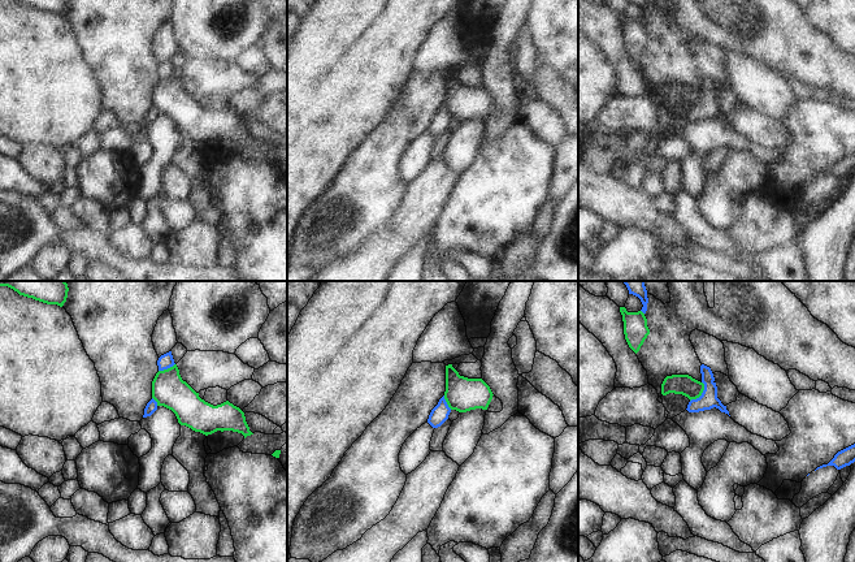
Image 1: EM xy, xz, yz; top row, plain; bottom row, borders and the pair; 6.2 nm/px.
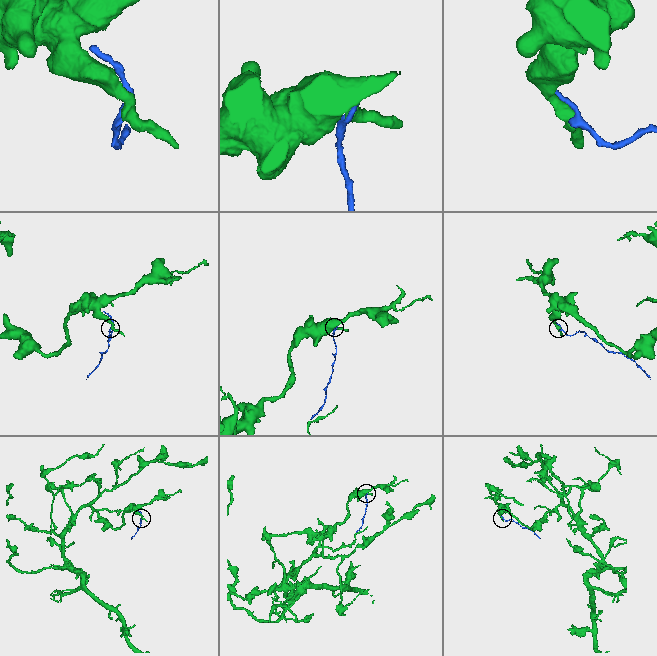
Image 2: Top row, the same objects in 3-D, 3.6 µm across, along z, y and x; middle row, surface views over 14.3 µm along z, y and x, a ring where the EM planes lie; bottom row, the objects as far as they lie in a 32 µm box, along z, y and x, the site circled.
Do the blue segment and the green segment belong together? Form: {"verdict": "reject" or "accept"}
{"verdict": "reject"}

